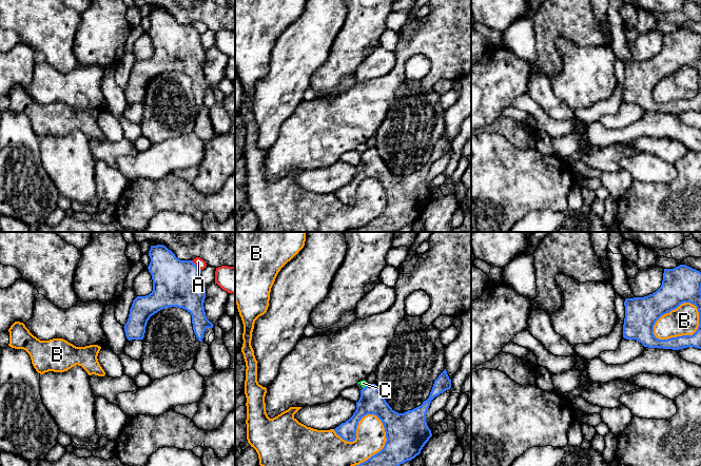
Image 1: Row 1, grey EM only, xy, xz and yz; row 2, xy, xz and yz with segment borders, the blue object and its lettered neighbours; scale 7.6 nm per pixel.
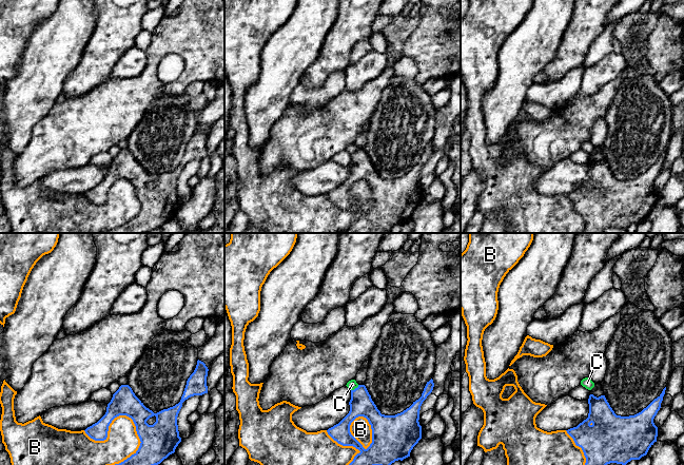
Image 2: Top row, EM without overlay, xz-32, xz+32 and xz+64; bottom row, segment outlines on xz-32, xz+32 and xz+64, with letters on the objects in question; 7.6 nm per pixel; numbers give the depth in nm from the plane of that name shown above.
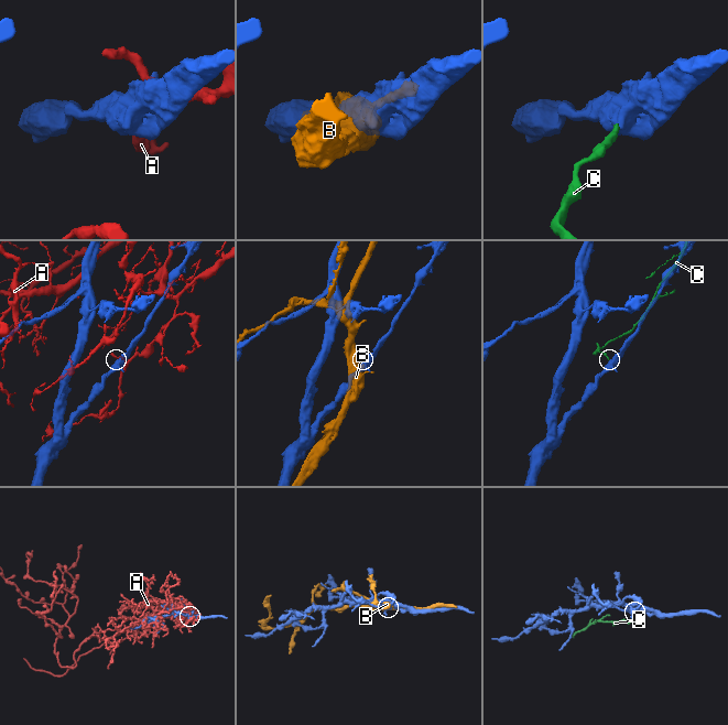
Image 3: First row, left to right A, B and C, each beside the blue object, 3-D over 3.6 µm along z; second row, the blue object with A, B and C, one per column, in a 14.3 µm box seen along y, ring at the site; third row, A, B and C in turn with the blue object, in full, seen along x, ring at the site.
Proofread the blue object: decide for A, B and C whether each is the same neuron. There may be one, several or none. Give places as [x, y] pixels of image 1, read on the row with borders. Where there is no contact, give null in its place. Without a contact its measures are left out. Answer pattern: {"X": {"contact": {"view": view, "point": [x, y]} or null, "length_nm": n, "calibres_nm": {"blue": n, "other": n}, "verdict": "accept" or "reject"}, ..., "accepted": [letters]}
{"A": {"contact": {"view": "xy", "point": [196, 266]}, "length_nm": 110, "calibres_nm": {"blue": 360, "other": 70}, "verdict": "reject"}, "B": {"contact": {"view": "xz", "point": [359, 420]}, "length_nm": 420, "calibres_nm": {"blue": 190, "other": 220}, "verdict": "reject"}, "C": {"contact": {"view": "xz", "point": [366, 386]}, "length_nm": 60, "calibres_nm": {"blue": 190, "other": 50}, "verdict": "reject"}, "accepted": []}

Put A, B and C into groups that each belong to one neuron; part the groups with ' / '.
A / B / C

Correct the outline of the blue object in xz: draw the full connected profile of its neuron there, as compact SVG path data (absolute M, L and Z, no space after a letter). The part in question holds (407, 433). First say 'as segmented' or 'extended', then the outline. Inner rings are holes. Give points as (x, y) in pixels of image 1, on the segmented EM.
as segmented; M445 369L434 381L429 397L421 406L398 413L389 406L375 384L368 384L361 390L353 415L334 431L343 440L353 442L358 422L367 414L376 415L385 428L385 446L379 452L355 466L400 466L418 455L432 436L426 413L431 401L450 388L451 380Z

